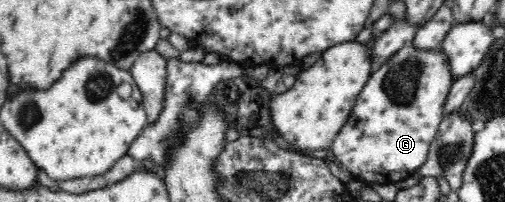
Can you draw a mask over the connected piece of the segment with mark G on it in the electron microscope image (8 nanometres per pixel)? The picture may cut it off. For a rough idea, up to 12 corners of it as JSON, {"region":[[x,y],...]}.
{"region":[[407,43],[357,96],[331,153],[366,186],[427,160],[453,83]]}

